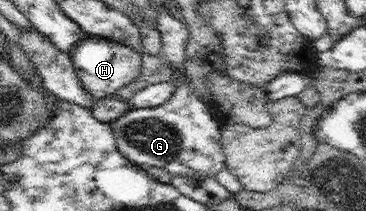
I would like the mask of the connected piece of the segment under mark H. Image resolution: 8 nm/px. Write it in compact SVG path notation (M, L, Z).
M86 35L73 46L69 55L84 90L95 102L102 98L116 98L120 88L131 84L141 74L141 54L109 38Z

